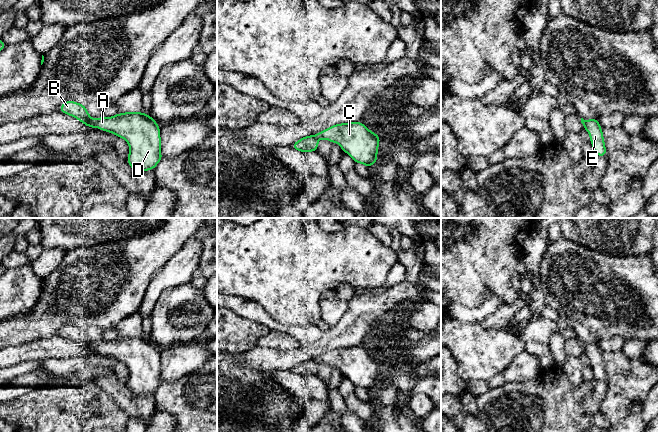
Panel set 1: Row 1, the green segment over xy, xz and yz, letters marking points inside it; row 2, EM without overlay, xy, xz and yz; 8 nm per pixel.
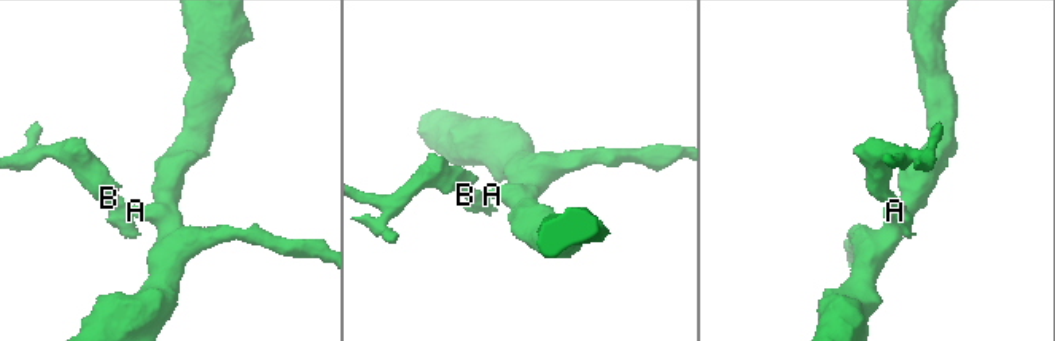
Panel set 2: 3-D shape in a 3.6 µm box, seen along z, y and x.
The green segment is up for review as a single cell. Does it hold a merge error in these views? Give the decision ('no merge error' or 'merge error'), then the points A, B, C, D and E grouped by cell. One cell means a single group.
merge error | A C D / B E

